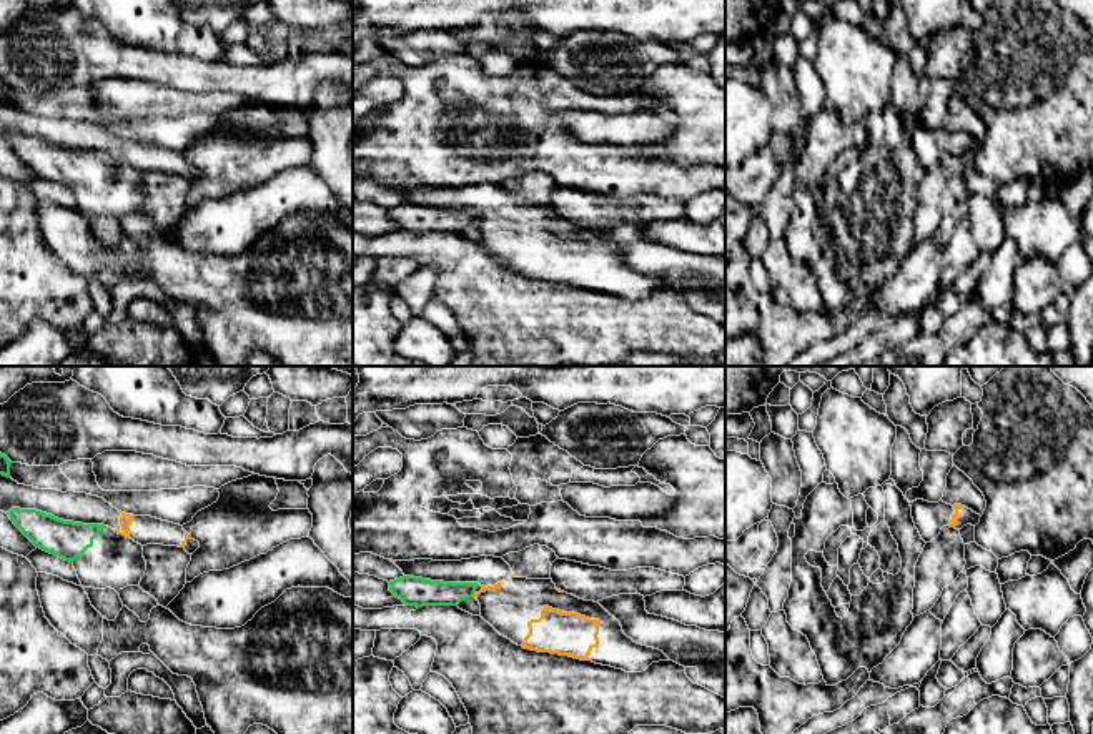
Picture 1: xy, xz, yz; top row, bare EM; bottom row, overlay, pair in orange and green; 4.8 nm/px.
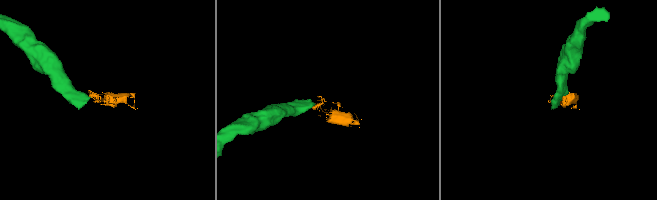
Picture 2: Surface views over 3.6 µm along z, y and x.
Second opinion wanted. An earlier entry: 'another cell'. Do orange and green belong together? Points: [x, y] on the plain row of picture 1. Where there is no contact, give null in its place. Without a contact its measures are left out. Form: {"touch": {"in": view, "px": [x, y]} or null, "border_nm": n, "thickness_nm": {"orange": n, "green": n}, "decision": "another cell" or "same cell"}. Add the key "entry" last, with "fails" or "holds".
{"touch": {"in": "xz", "px": [474, 222]}, "border_nm": 40, "thickness_nm": {"orange": 30, "green": 130}, "decision": "another cell", "entry": "holds"}

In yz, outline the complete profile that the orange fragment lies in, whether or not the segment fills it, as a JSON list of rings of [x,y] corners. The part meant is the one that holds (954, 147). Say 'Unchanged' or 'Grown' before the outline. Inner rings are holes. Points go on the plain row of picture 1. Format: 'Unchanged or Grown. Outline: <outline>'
Grown. Outline: [[[917,126],[910,133],[915,155],[925,170],[935,166],[943,153],[962,156],[967,151],[977,153],[982,145],[962,131],[952,133],[943,128],[928,130]]]

